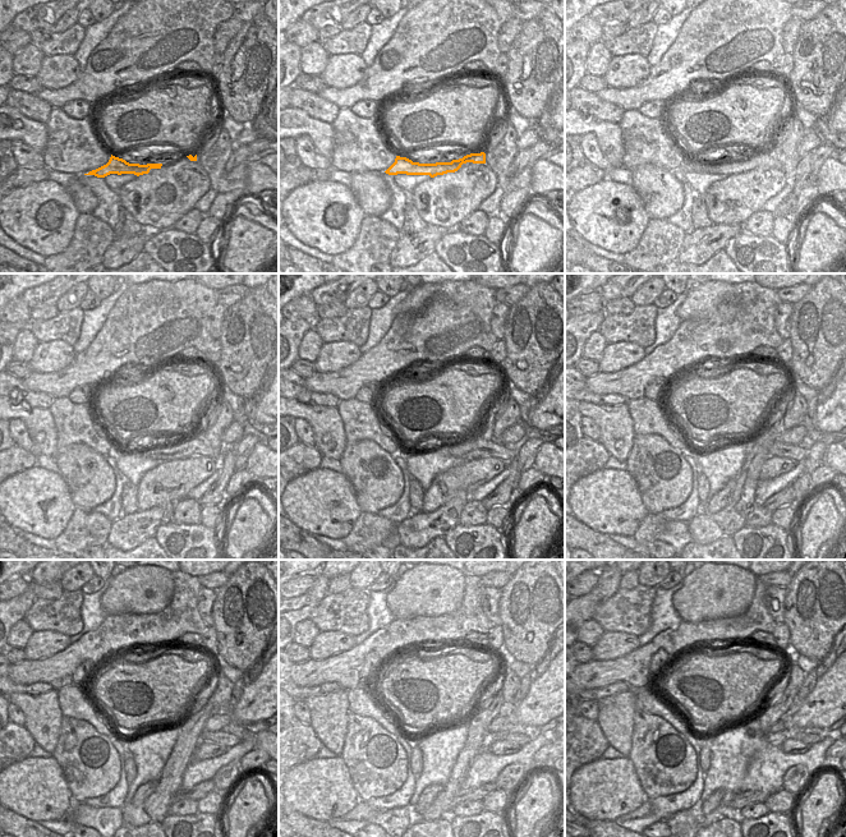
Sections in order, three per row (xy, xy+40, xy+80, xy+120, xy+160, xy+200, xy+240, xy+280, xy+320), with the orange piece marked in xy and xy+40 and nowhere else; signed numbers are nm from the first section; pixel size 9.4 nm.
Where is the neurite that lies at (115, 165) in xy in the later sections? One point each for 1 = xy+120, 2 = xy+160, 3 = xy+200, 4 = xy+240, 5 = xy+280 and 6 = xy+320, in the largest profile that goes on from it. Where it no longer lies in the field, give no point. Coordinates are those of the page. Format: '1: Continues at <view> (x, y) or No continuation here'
1: Continues at xy+120 (194, 446)
2: Continues at xy+160 (464, 450)
3: Continues at xy+200 (795, 453)
4: Continues at xy+240 (219, 737)
5: Continues at xy+280 (516, 737)
6: Continues at xy+320 (808, 740).

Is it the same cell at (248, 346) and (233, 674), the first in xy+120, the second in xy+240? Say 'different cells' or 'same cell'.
different cells

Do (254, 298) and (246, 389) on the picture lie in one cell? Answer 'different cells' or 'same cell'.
same cell

